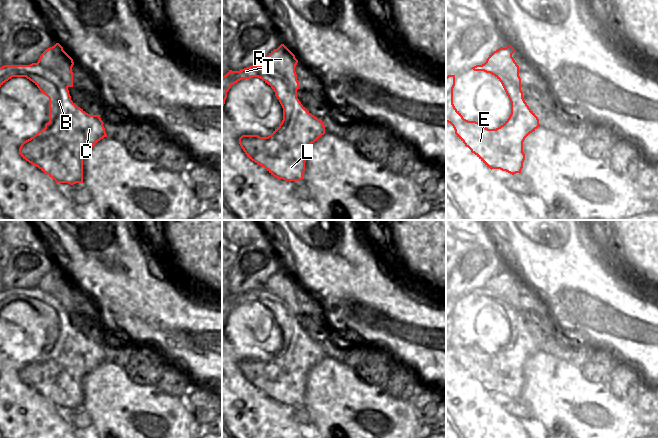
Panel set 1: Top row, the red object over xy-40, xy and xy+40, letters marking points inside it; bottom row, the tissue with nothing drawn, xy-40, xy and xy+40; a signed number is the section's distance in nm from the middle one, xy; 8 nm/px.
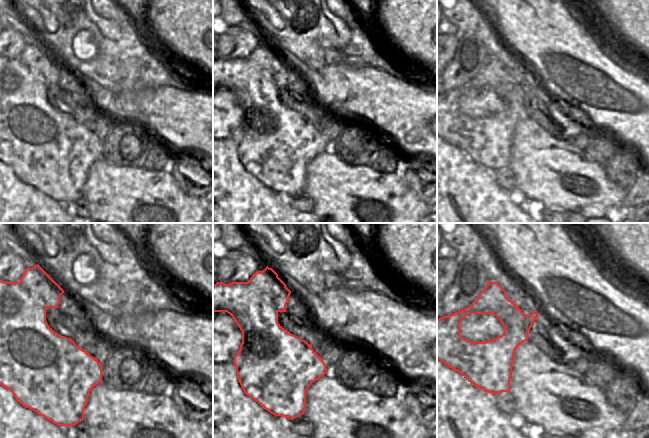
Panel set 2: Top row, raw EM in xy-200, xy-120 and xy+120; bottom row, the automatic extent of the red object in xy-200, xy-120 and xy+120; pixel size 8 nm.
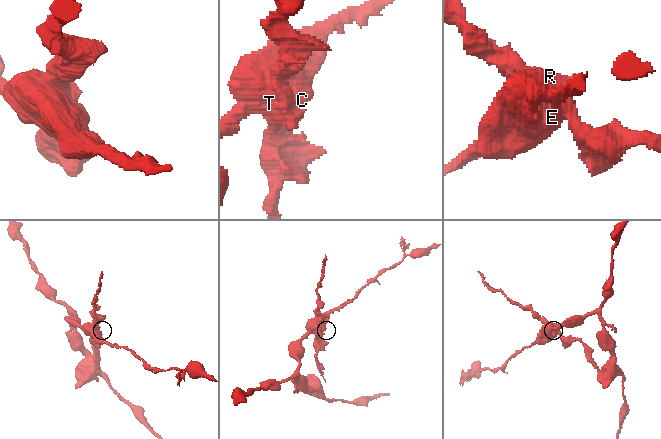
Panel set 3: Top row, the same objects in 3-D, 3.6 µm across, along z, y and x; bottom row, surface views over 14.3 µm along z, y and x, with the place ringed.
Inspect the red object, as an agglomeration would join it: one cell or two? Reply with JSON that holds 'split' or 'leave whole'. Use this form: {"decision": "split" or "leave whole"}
{"decision": "split"}

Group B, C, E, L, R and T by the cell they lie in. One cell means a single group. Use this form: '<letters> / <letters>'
B C E L T / R

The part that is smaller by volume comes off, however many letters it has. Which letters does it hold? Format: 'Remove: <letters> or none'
Remove: R

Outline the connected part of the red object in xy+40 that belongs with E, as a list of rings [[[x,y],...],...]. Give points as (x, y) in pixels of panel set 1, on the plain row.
[[[484,287],[472,291],[474,295],[484,295],[494,299],[502,308],[510,326],[511,338],[509,342],[498,352],[488,353],[476,345],[468,345],[453,328],[453,312],[455,310],[455,299],[446,301],[446,346],[450,347],[457,361],[474,377],[487,391],[500,393],[512,399],[521,397],[525,378],[523,376],[523,366],[525,362],[540,351],[539,343],[529,332],[523,322],[523,316],[511,303],[504,300],[502,293],[494,293]]]

